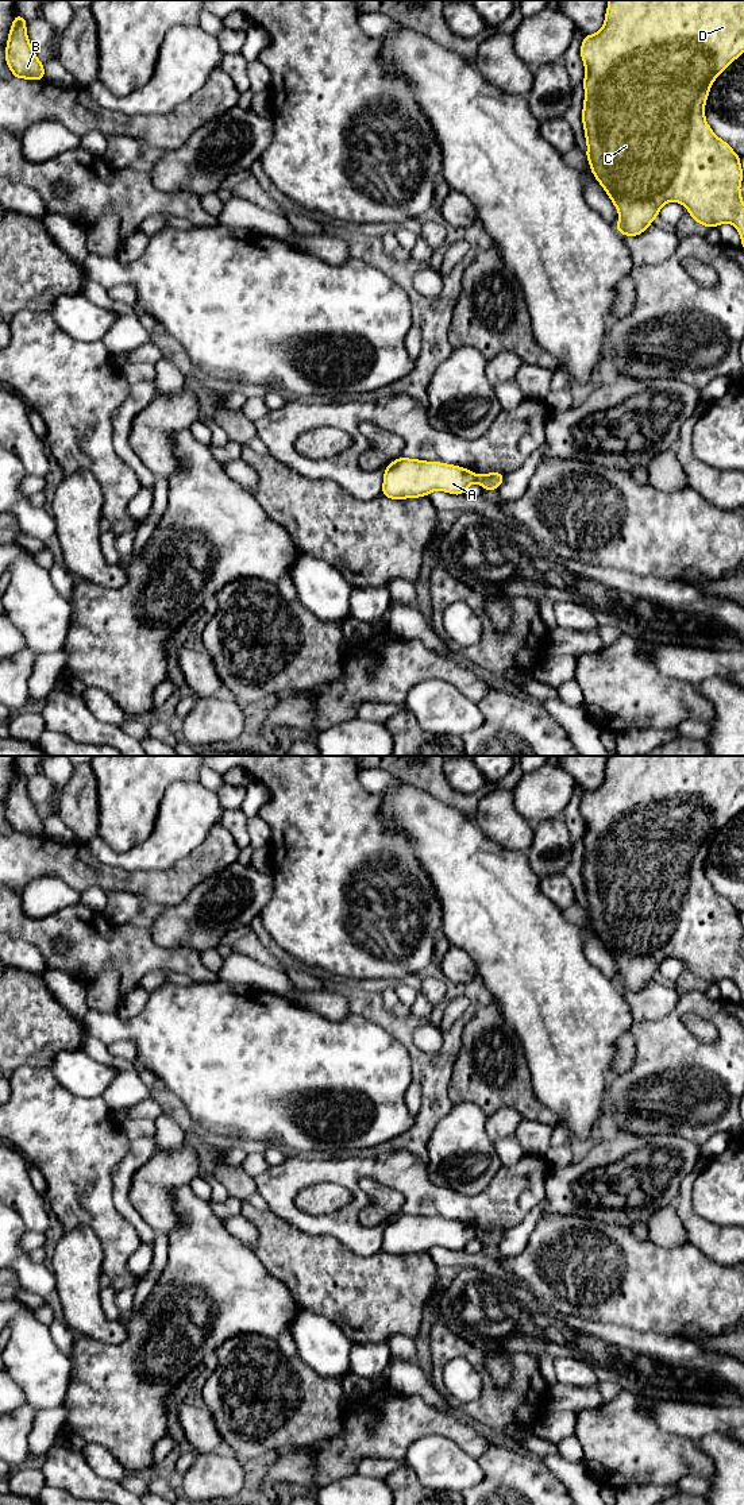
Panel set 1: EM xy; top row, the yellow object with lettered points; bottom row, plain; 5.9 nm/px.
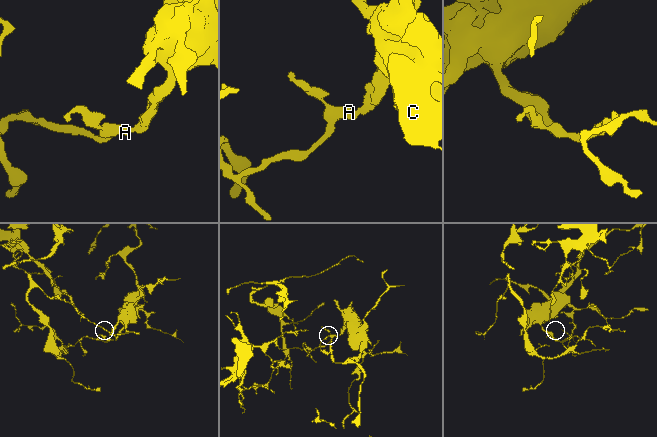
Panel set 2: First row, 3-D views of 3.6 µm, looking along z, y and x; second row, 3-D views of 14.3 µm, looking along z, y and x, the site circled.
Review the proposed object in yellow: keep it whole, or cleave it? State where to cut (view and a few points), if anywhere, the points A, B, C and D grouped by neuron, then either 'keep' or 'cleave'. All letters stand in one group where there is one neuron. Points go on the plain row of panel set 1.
cut xy (478, 1231), (475, 1237); groups A / B C D; cleave

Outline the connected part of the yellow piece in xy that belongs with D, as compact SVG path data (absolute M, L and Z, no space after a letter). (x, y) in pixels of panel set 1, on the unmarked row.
M608 756L608 767L602 784L585 791L579 806L585 819L585 857L582 877L587 899L586 914L590 918L590 926L595 935L605 945L612 958L617 964L620 977L614 981L625 992L637 992L643 989L654 975L659 972L660 964L668 958L683 960L689 970L699 980L718 983L722 979L730 979L741 992L744 1004L744 957L741 956L740 939L744 933L740 912L732 903L720 895L705 876L705 857L708 856L712 840L717 831L728 823L736 814L744 809L744 756Z

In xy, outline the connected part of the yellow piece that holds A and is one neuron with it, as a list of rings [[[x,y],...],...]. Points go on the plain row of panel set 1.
[[[400,1212],[386,1222],[381,1250],[392,1255],[427,1253],[435,1246],[462,1251],[477,1236],[478,1231],[463,1223]]]

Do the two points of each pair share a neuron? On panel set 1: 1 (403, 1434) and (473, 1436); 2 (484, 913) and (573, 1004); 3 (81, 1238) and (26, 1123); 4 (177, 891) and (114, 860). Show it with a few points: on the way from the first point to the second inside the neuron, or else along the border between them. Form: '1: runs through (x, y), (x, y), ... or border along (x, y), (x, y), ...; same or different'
1: runs through (420, 1426), (455, 1427); same
2: runs through (507, 936), (550, 981); same
3: border along (64, 1231), (77, 1226), (88, 1226), (101, 1246); different
4: border along (103, 863), (123, 869), (166, 869); different

